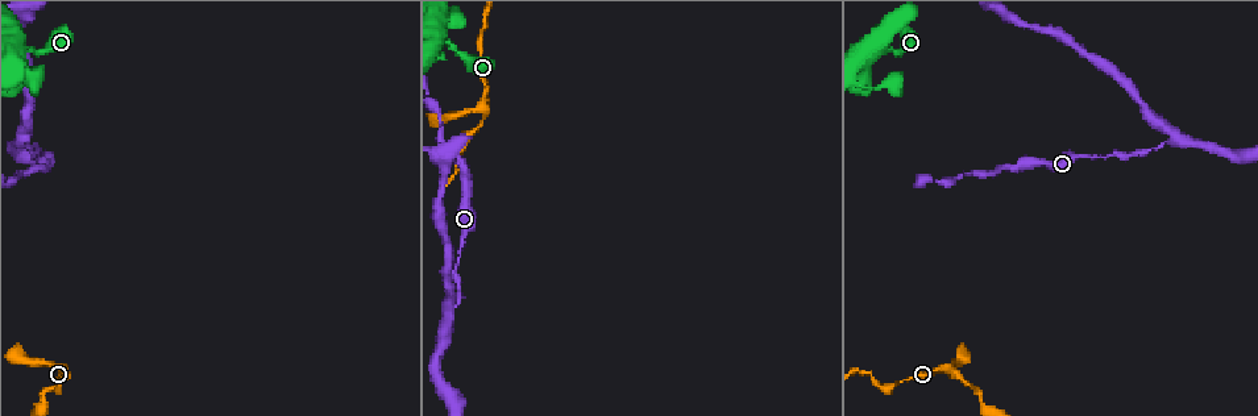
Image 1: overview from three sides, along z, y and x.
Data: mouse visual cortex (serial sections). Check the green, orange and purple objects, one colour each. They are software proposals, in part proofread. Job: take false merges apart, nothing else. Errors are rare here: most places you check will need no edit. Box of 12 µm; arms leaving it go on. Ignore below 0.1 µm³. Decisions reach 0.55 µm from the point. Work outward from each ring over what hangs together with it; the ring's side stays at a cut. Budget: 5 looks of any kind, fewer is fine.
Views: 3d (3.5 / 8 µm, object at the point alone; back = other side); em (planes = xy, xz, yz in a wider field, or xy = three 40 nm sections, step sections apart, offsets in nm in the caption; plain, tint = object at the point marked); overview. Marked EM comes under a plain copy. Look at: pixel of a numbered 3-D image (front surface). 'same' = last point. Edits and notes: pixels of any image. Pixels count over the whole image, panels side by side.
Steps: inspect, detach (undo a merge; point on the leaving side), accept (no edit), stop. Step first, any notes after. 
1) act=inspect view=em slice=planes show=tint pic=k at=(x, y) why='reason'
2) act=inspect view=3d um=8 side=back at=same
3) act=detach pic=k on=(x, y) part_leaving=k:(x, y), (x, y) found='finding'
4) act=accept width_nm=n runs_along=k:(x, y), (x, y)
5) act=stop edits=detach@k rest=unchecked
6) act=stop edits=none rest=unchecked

act=inspect view=3d um=3.5 pic=1 at=(48, 365) why='thin neck'

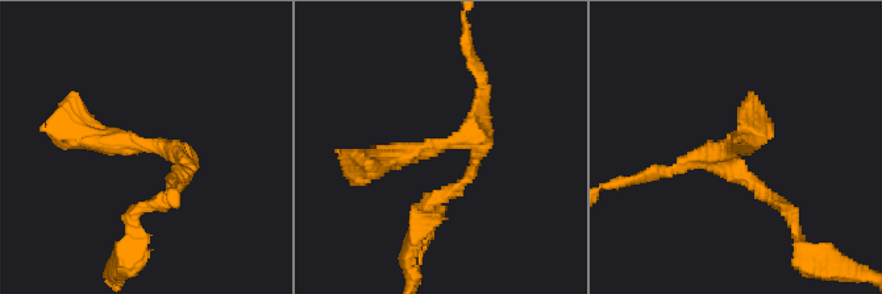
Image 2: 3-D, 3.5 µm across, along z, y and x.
act=inspect view=em slice=xy step=3 show=tint pic=2 at=(443, 146)

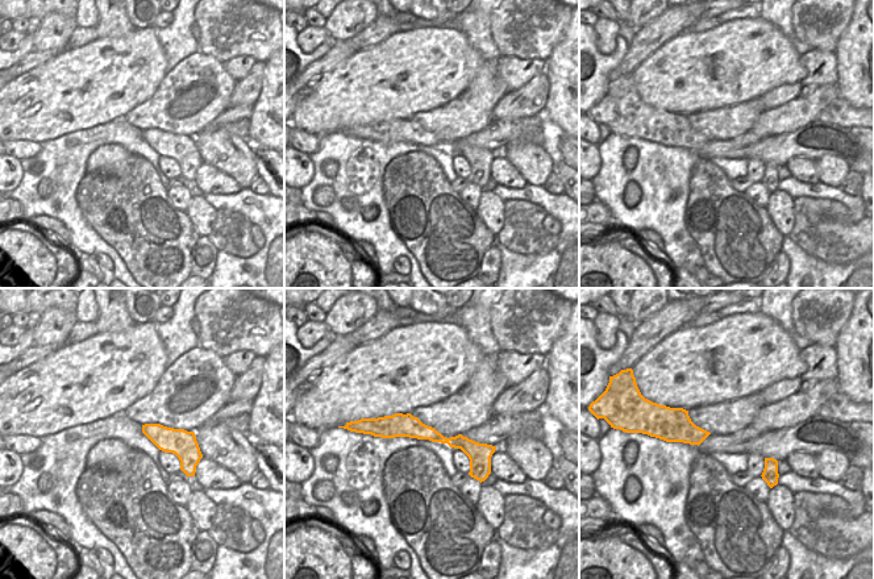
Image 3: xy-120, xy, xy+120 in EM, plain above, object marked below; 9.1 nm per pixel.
act=accept width_nm=200 runs_along=3:(375, 428), (415, 428), (487, 449) found='continuous, no second cell'

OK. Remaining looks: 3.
act=inspect view=3d um=8 pic=1 at=(481, 43)

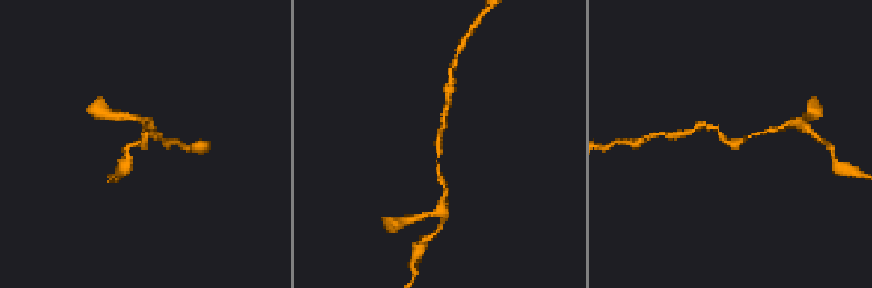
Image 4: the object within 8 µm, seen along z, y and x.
act=inspect view=3d um=3.5 pic=4 at=(144, 144) why='zoom in'

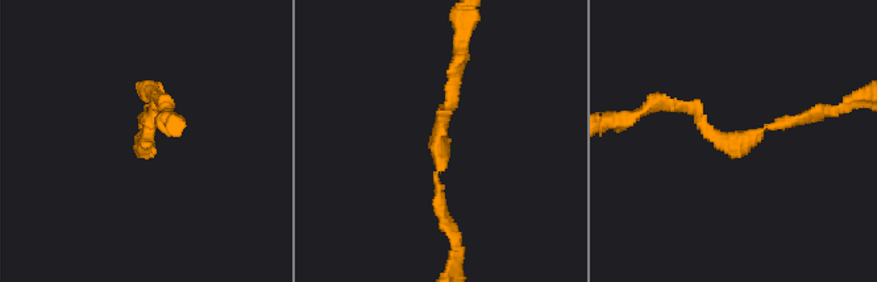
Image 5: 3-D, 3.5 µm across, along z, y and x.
act=inspect view=em slice=xy step=2 show=tint pic=5 at=(437, 141)

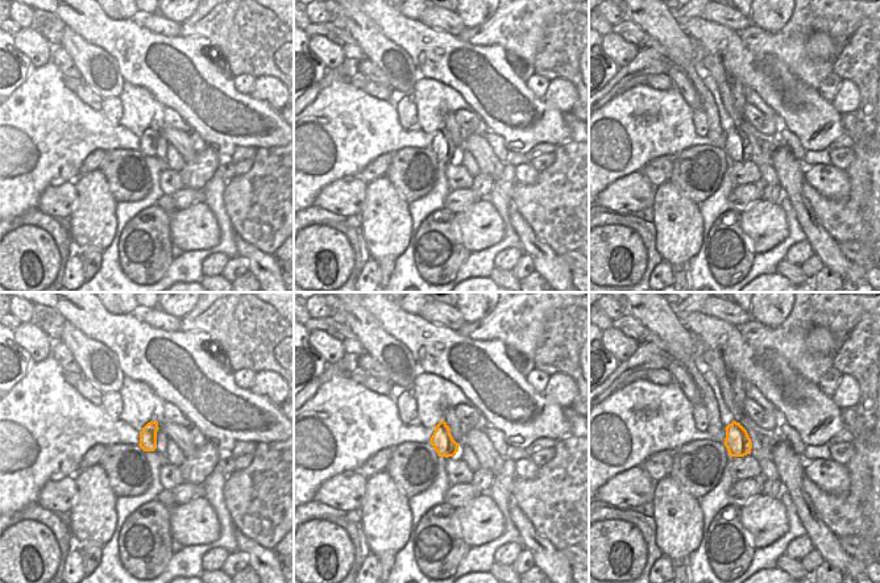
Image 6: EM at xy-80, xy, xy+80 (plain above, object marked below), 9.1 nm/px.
act=accept runs_along=5:(441, 218), (437, 133), (458, 73) found='all the same cell'

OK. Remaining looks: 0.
act=stop edits=none rest=unchecked

